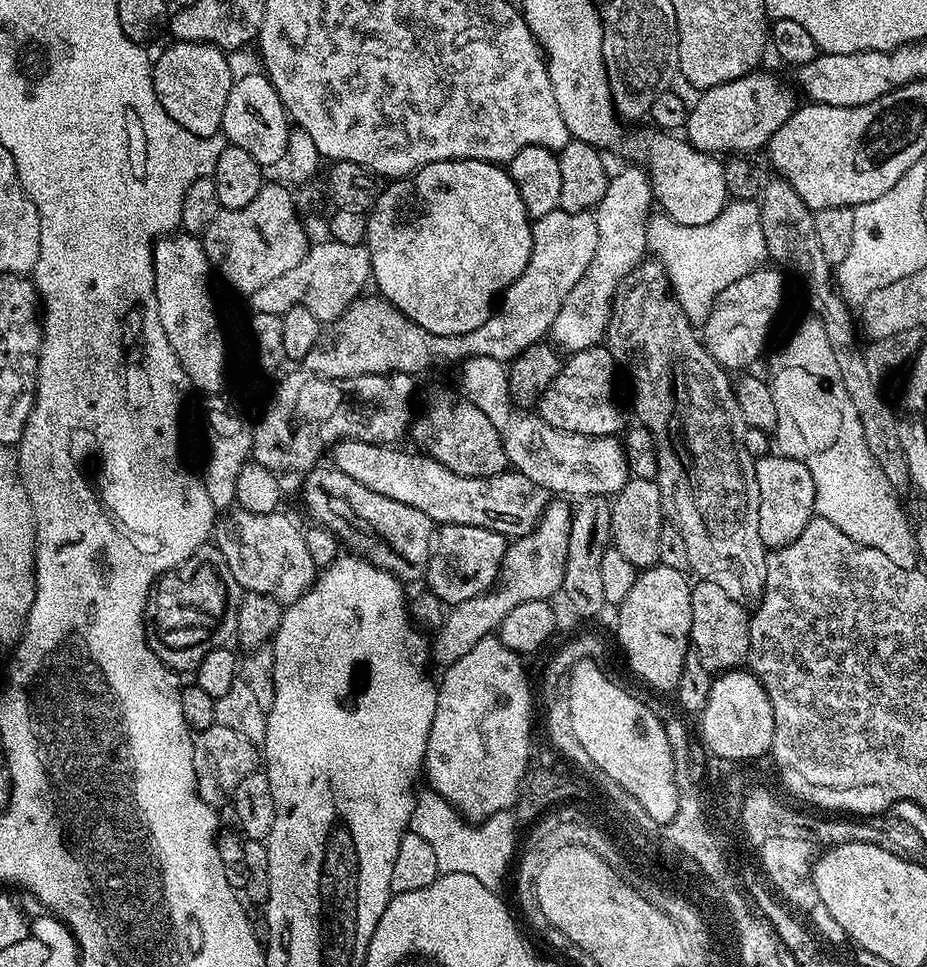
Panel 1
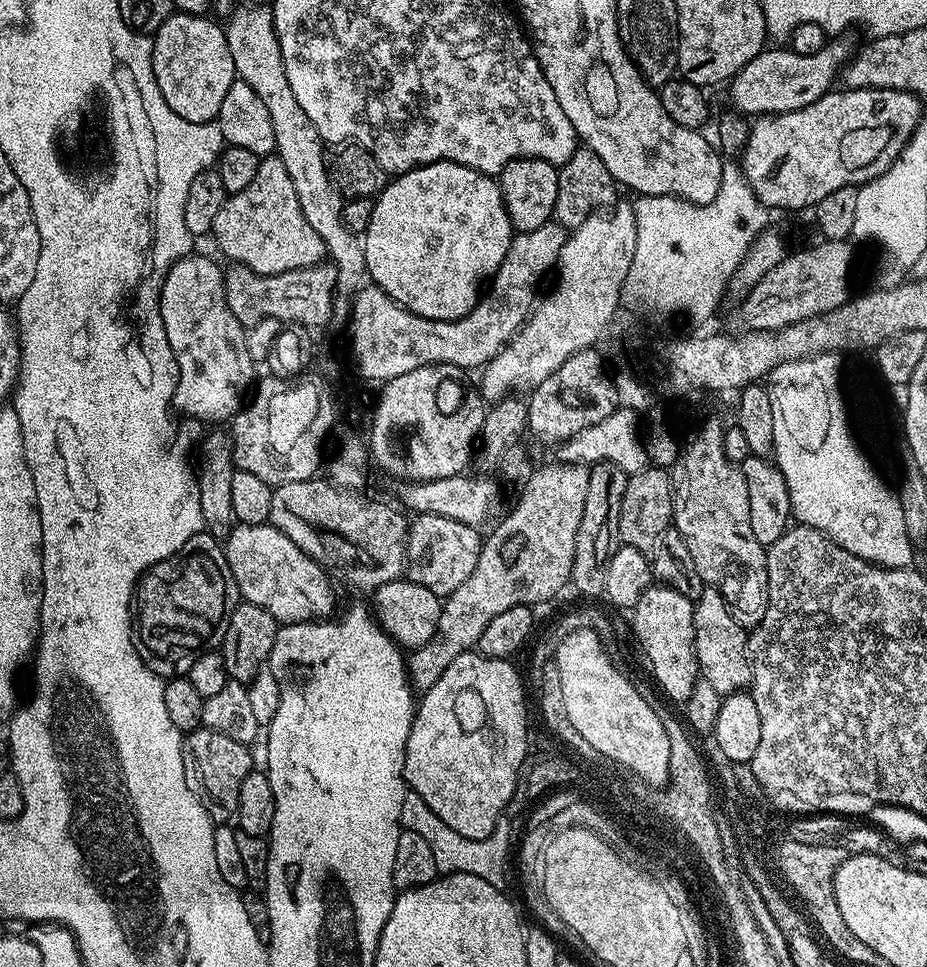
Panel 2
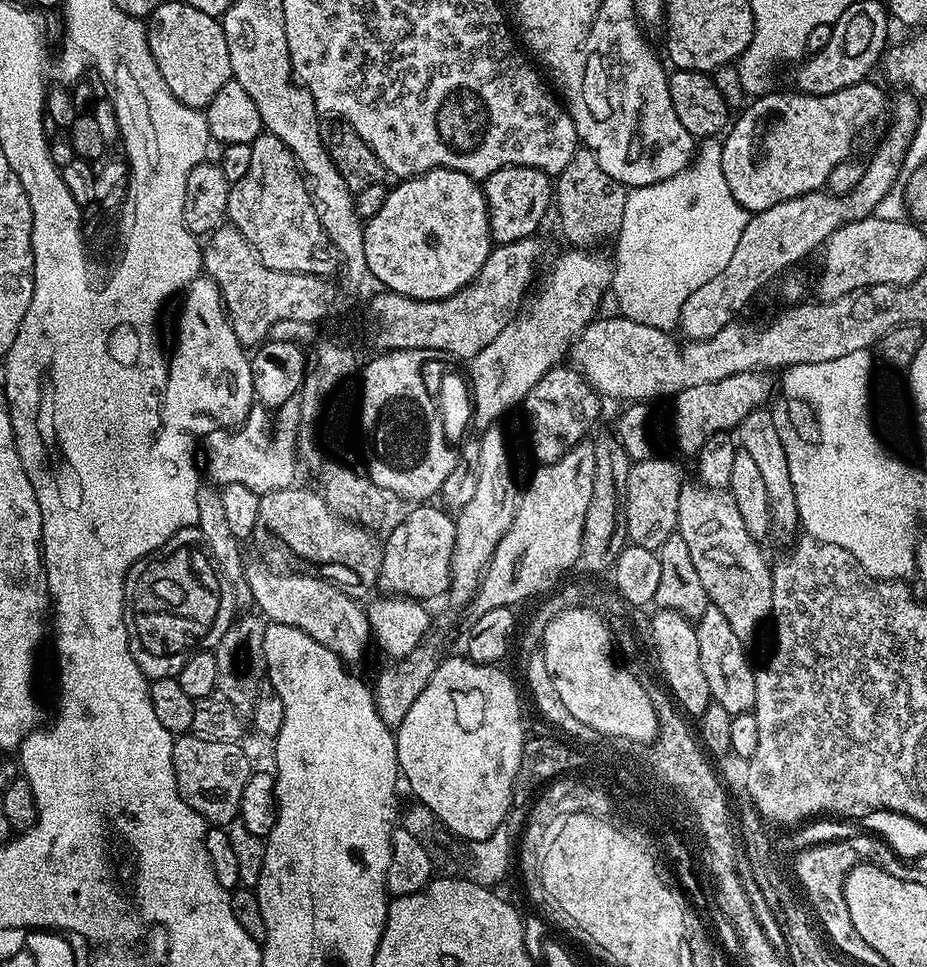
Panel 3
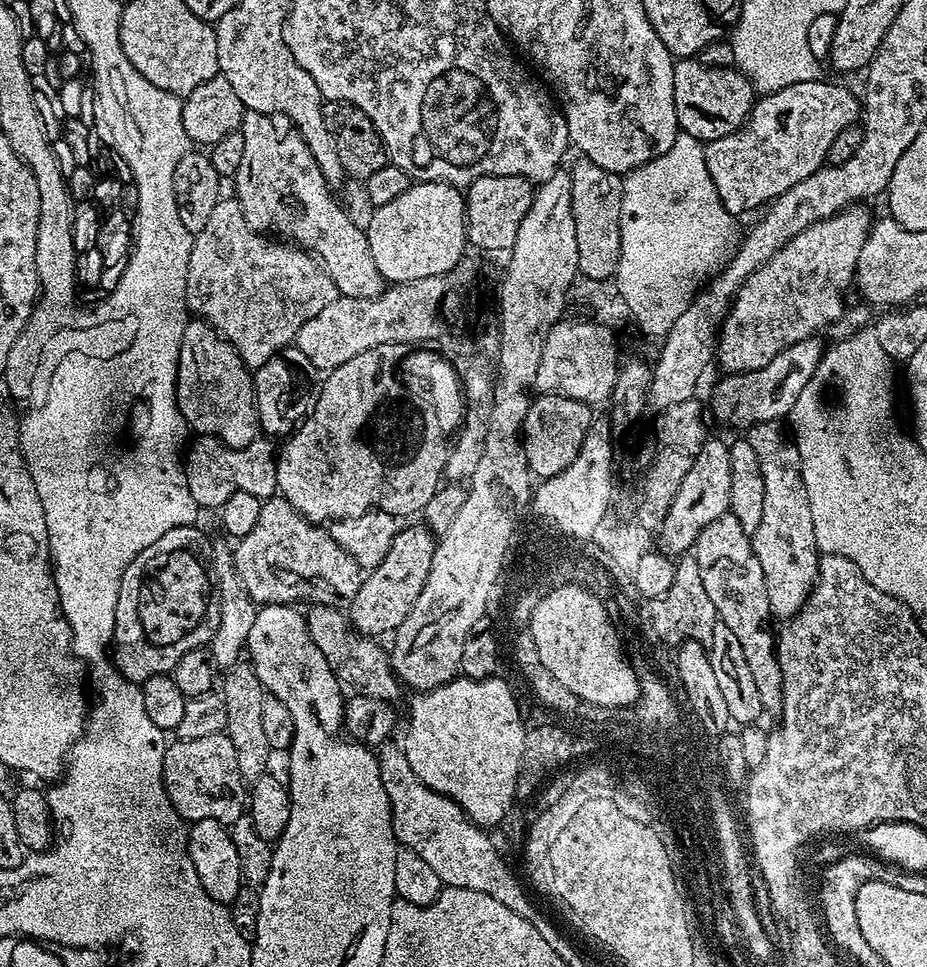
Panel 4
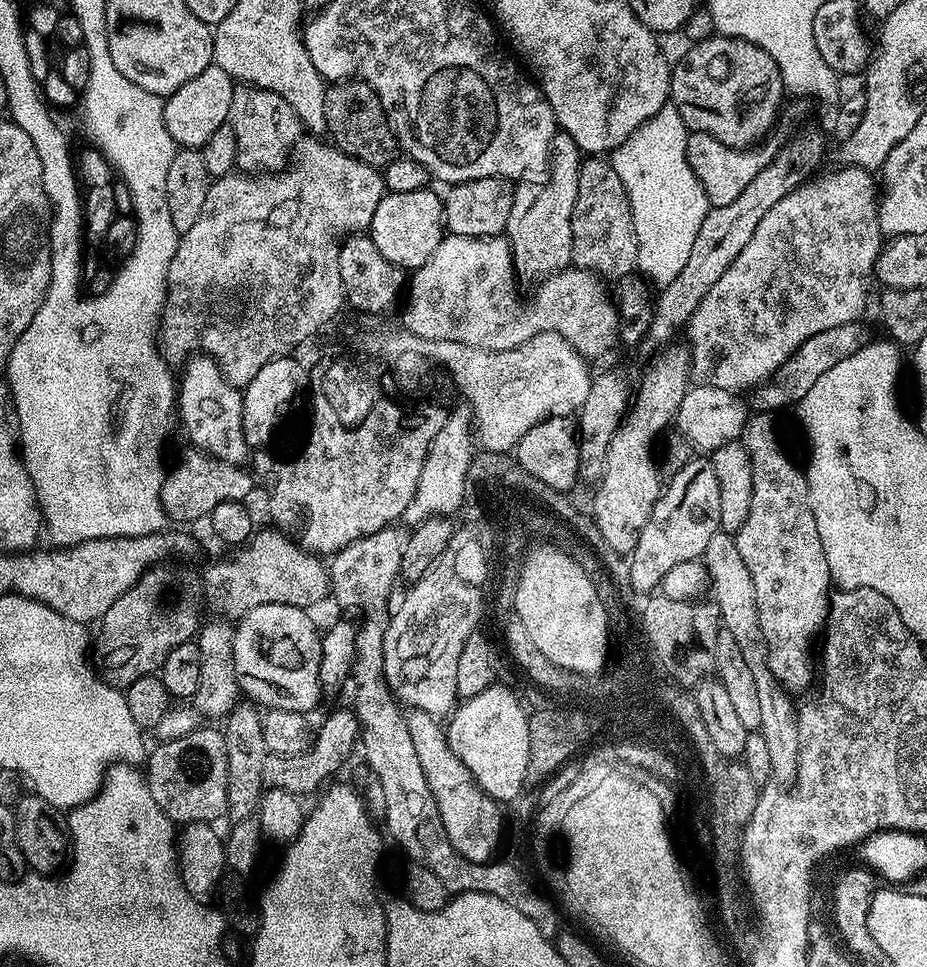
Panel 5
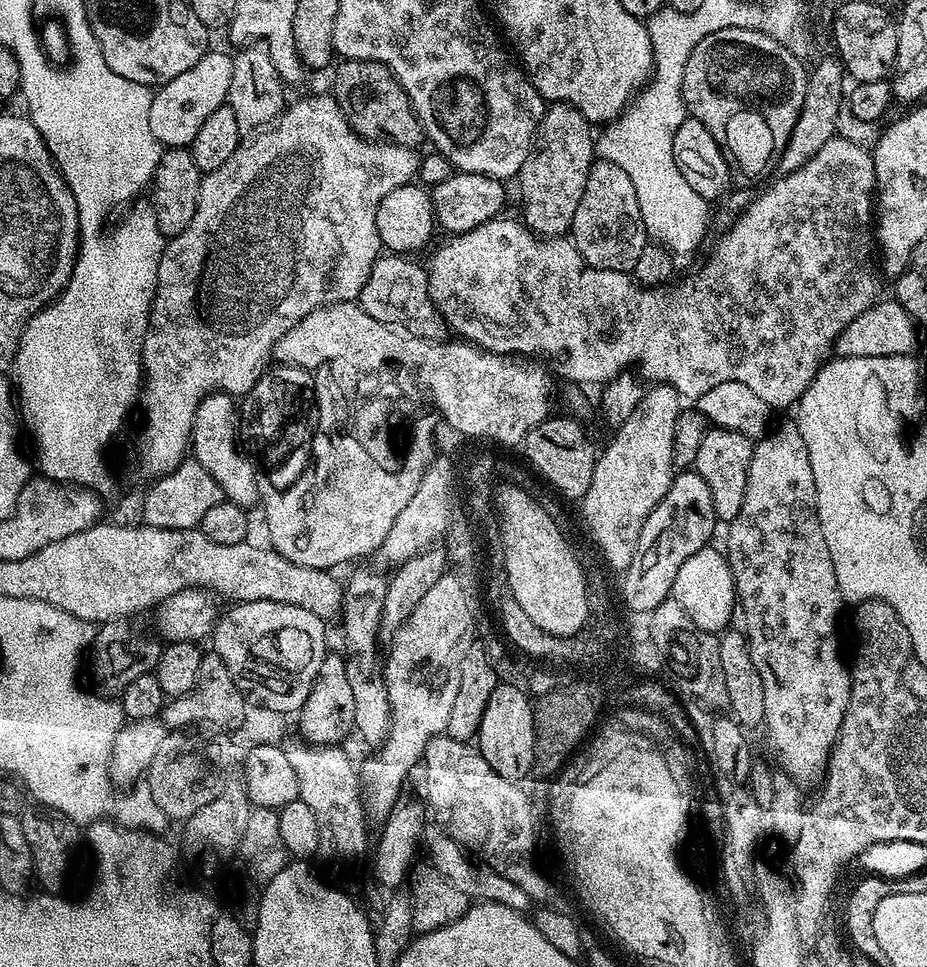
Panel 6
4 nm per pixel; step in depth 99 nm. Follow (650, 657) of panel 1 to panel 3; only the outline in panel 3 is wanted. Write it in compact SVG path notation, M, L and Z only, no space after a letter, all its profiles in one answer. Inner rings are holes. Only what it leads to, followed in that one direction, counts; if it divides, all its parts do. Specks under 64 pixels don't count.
M660 608L657 613L657 616L652 620L652 640L656 643L652 643L655 651L655 663L661 673L664 671L668 675L666 688L675 703L685 713L700 718L714 701L710 694L710 685L706 682L706 674L702 674L702 658L698 658L698 634L696 633L695 623L669 608Z

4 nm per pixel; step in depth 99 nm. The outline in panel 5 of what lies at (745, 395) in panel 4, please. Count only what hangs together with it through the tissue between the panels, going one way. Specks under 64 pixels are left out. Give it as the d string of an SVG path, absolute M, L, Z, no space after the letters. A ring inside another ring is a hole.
M864 322L835 326L834 329L822 330L821 333L814 334L806 339L799 349L778 369L771 377L752 393L750 404L757 413L775 412L783 413L783 408L799 405L802 398L806 398L806 390L826 374L833 366L838 366L838 362L845 361L852 354L858 354L864 345L869 343L868 328Z

